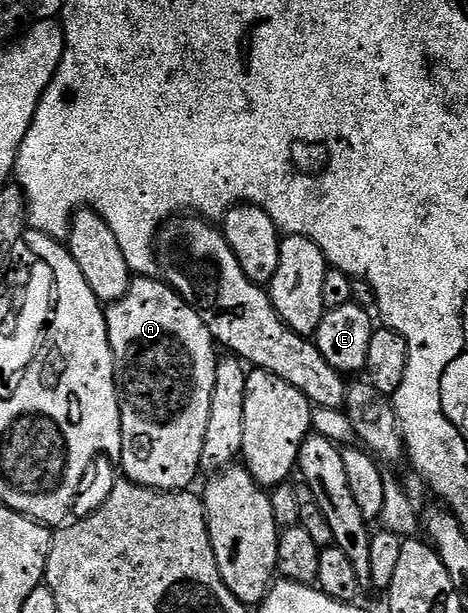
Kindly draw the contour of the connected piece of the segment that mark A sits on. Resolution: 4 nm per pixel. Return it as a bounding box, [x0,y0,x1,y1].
[104,277,218,491]

